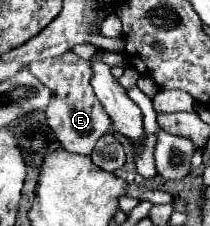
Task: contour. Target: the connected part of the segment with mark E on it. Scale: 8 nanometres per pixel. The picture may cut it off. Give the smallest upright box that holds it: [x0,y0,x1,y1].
[30,56,110,154]

